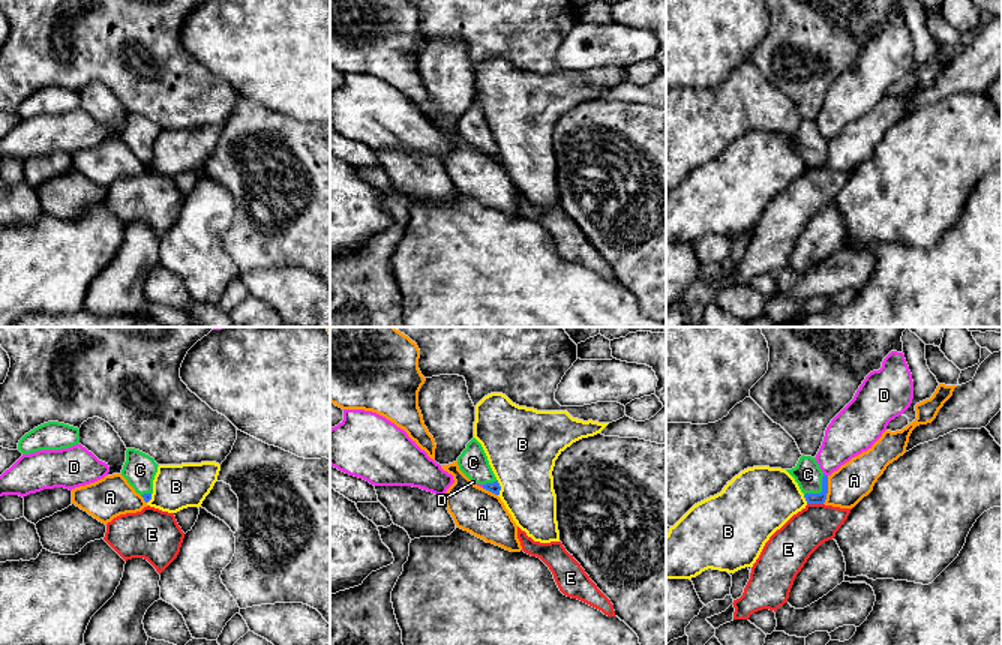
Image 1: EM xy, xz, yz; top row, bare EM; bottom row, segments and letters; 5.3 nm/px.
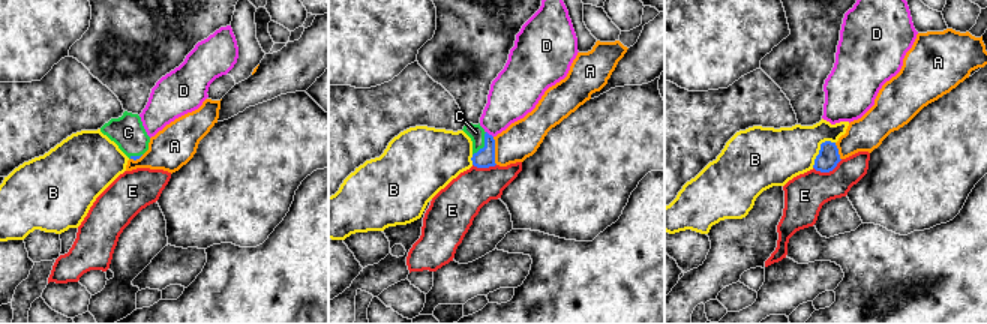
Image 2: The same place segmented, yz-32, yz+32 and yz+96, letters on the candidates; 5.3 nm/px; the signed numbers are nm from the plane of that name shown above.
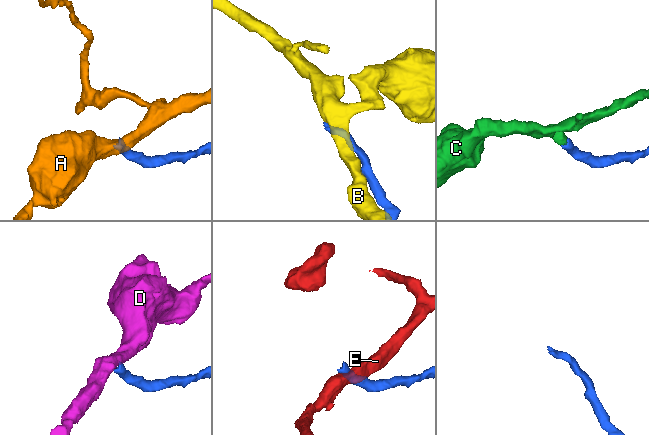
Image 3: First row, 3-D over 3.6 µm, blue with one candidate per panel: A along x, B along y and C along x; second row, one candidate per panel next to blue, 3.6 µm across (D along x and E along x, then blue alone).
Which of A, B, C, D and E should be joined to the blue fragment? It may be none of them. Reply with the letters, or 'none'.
C

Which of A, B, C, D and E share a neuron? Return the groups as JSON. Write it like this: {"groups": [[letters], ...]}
{"groups": [["A"], ["B"], ["C"], ["D"], ["E"]]}

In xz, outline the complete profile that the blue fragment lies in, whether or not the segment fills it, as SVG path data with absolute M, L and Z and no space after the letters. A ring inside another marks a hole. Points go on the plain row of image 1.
M472 102L462 118L458 122L459 134L474 147L483 153L500 159L501 150L489 129L488 120L482 108Z

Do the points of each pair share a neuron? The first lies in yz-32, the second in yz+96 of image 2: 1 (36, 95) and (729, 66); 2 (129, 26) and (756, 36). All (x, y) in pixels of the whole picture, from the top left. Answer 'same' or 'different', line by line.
1: different
2: different

